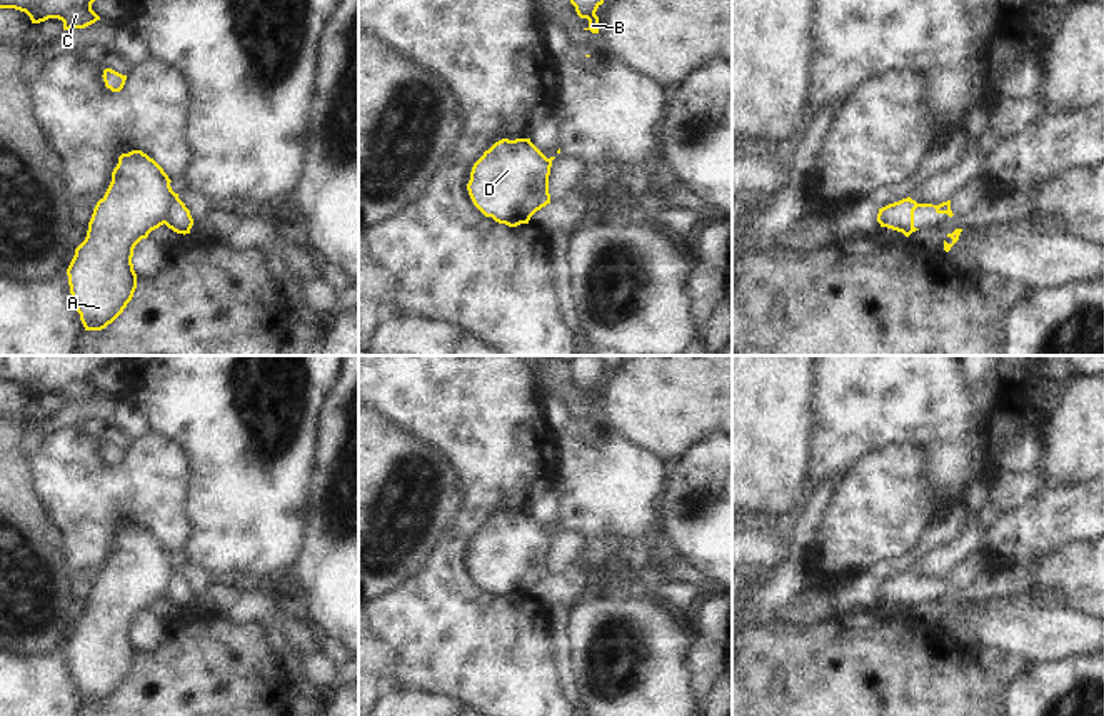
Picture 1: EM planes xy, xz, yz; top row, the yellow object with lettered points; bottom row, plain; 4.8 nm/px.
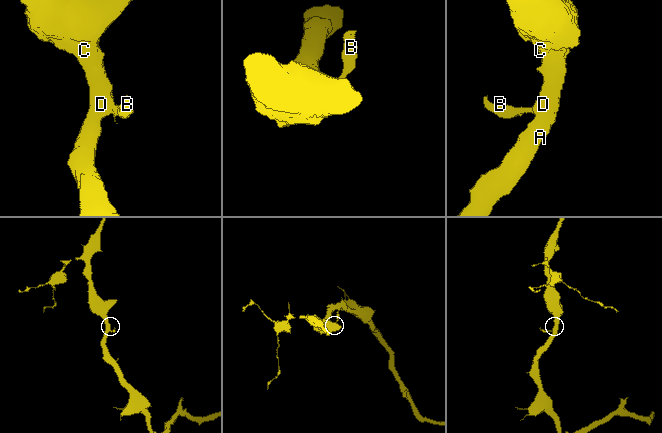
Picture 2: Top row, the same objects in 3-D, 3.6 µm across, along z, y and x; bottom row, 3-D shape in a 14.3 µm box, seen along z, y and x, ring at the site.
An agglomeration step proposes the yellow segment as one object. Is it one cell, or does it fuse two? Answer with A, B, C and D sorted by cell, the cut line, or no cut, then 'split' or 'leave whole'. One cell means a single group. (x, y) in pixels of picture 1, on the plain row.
A C D / B; cut in xy along (177, 569), (164, 596); split

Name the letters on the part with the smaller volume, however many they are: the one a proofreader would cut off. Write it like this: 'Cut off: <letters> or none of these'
Cut off: B

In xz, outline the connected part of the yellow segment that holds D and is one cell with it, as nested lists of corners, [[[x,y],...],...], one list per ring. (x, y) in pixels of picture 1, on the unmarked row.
[[[502,512],[474,537],[467,564],[485,591],[517,601],[550,577],[550,541],[530,512]]]

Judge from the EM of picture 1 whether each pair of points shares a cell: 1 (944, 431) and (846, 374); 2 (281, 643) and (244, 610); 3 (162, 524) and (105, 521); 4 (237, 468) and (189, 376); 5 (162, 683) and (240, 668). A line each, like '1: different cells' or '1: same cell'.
1: same cell
2: same cell
3: same cell
4: same cell
5: same cell

